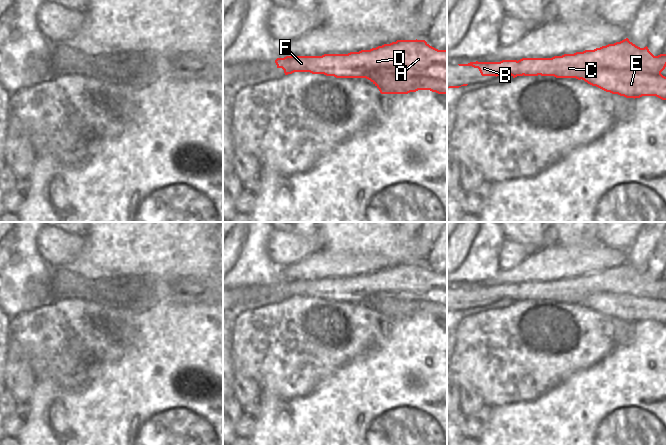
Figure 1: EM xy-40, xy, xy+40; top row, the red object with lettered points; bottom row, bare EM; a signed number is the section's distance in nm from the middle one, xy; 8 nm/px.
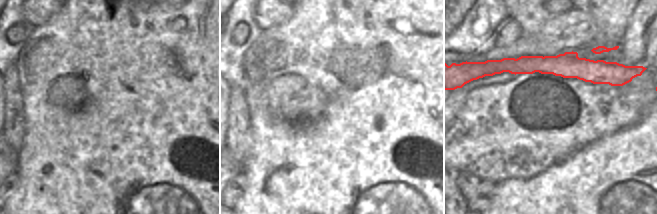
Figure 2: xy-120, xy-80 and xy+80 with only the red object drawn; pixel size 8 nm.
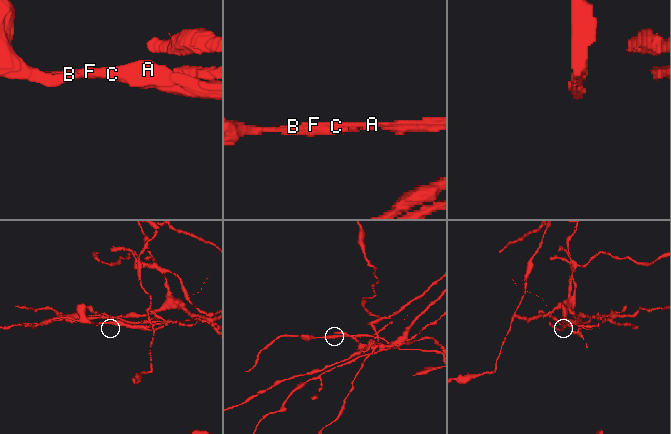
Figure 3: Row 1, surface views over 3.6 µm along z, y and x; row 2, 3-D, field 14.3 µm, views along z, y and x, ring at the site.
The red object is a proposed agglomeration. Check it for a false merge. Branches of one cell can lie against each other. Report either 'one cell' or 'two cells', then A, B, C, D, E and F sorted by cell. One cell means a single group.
two cells; groups A C D F / B E

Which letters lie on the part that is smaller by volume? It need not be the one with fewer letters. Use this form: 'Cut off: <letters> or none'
Cut off: B, E

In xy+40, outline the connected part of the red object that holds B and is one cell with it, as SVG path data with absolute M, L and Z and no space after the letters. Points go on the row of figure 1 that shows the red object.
M502 60L500 62L470 62L468 64L458 64L459 66L472 66L478 68L482 76L501 76L512 74L513 69L519 65L517 60Z

